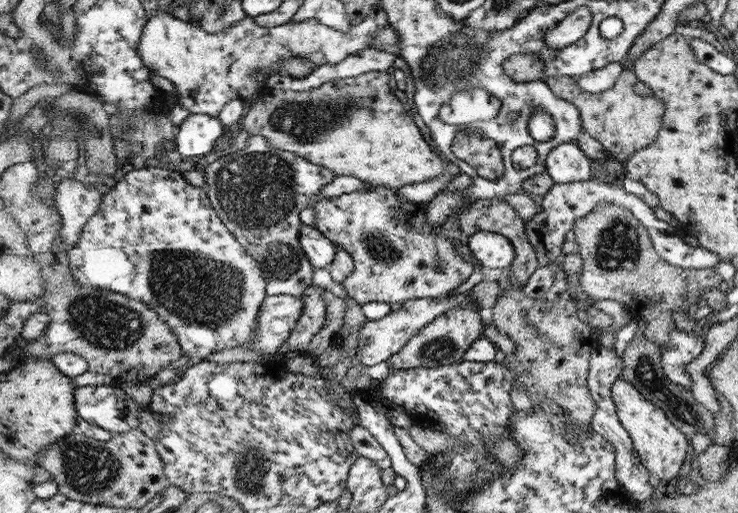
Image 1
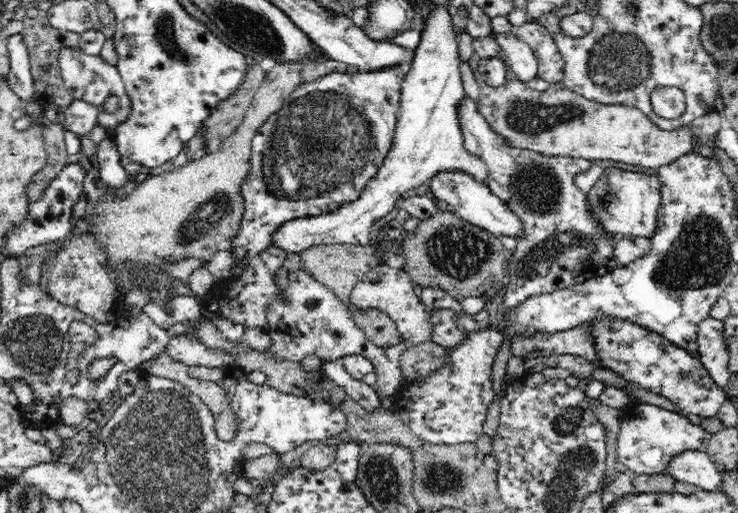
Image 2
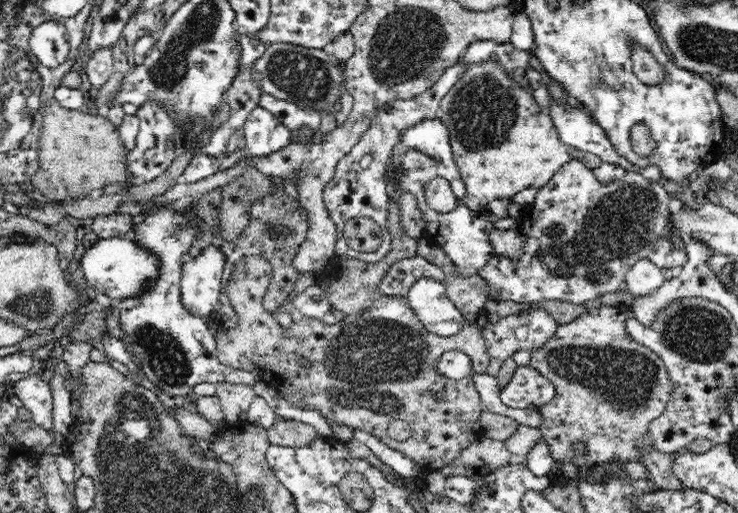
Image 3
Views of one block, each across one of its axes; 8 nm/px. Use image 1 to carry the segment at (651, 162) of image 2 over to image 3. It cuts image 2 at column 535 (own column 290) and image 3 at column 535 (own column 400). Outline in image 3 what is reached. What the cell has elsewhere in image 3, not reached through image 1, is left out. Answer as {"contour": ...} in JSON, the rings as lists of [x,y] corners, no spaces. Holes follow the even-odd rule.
{"contour":[[[479,61],[479,64],[467,65],[459,82],[444,96],[438,114],[449,131],[453,157],[461,179],[465,181],[467,192],[463,204],[480,214],[484,214],[490,202],[504,198],[510,200],[525,188],[540,188],[563,164],[570,161],[583,162],[589,169],[598,168],[602,163],[595,154],[564,144],[549,113],[544,114],[545,109],[540,110],[532,96],[524,90],[518,90],[520,86],[506,74],[506,69],[502,69],[497,61]]]}

